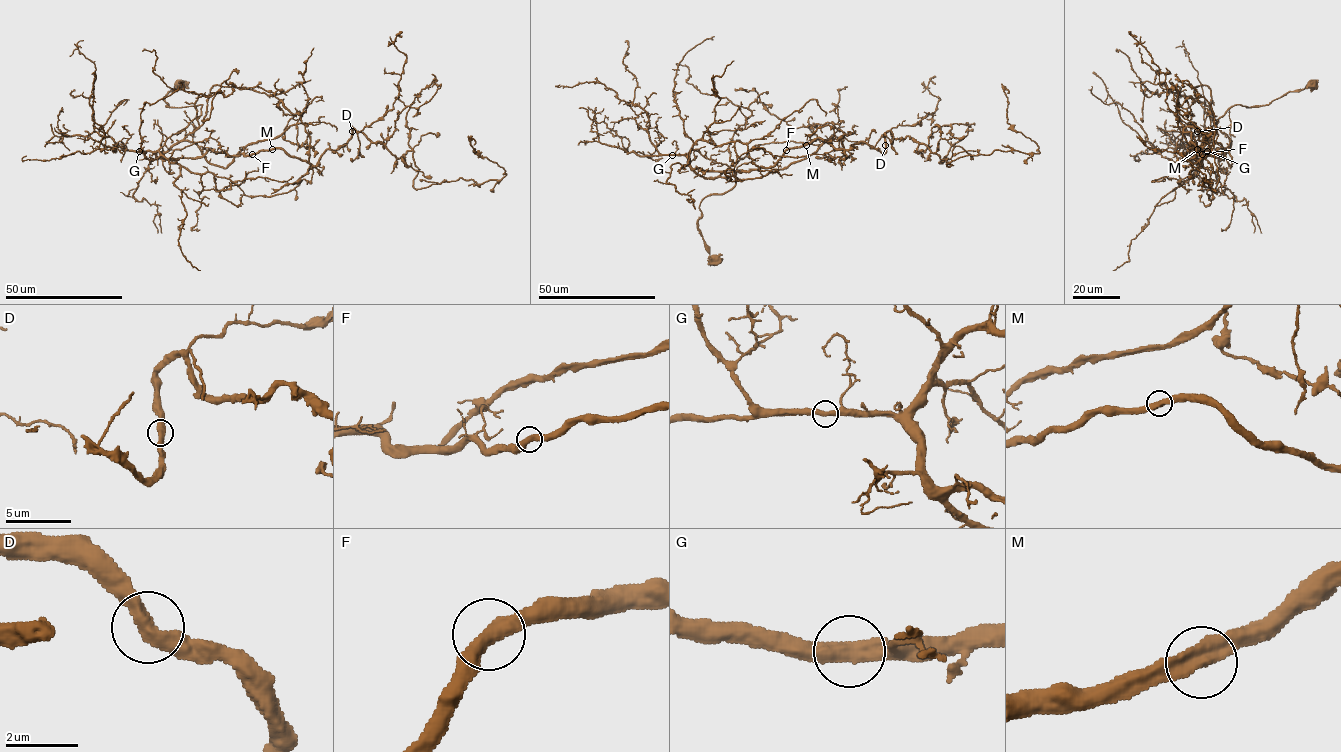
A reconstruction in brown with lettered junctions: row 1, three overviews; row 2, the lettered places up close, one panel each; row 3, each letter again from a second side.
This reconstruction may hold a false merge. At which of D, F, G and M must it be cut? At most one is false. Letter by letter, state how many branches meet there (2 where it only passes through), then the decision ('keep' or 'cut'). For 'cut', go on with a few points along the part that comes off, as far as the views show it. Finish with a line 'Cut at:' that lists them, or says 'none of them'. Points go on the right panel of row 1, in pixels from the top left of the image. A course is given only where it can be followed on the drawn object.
D: 2 | keep
F: 2 | keep
G: 2 | keep
M: 2 | keep
Cut at: none of them

